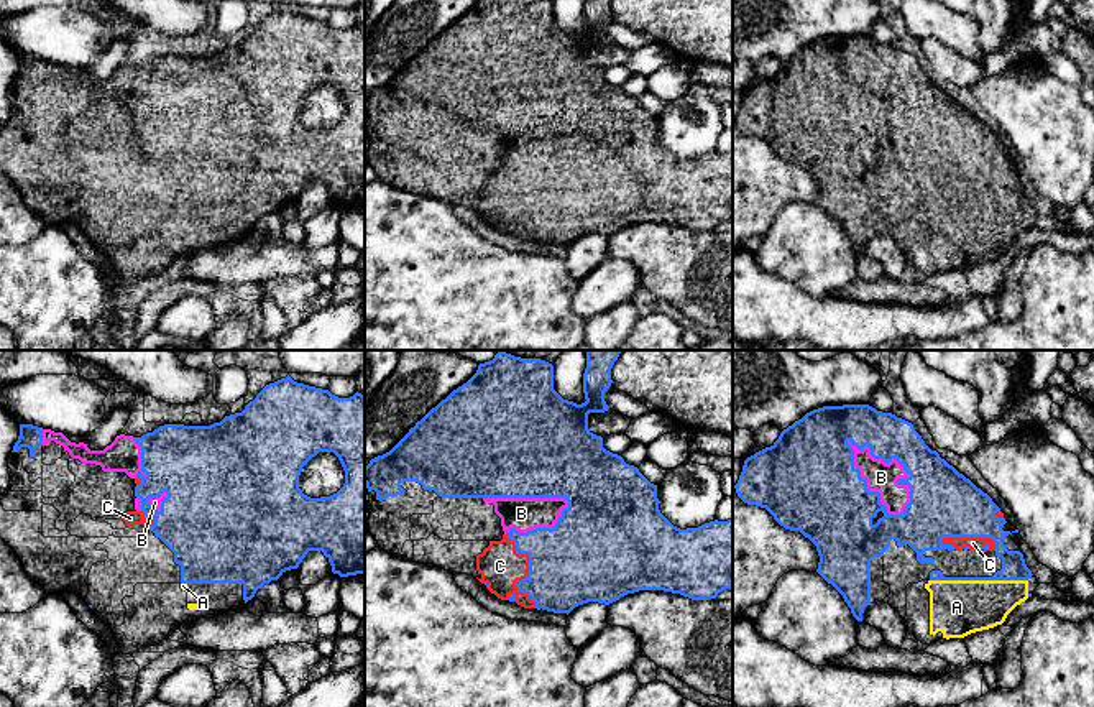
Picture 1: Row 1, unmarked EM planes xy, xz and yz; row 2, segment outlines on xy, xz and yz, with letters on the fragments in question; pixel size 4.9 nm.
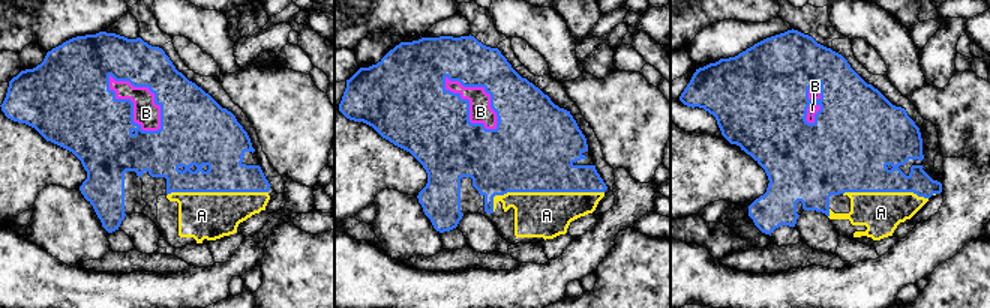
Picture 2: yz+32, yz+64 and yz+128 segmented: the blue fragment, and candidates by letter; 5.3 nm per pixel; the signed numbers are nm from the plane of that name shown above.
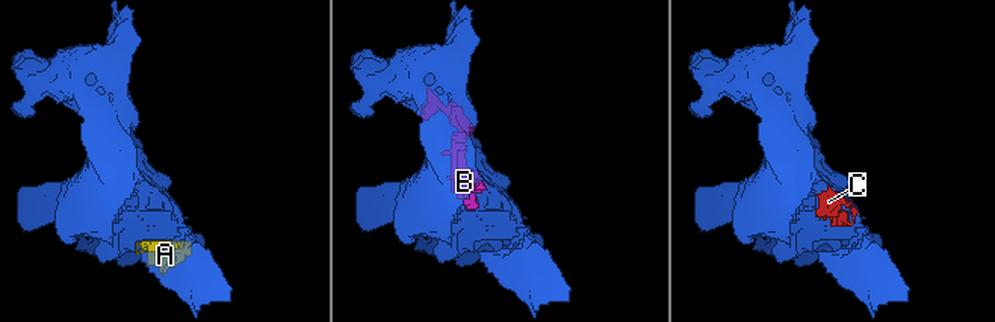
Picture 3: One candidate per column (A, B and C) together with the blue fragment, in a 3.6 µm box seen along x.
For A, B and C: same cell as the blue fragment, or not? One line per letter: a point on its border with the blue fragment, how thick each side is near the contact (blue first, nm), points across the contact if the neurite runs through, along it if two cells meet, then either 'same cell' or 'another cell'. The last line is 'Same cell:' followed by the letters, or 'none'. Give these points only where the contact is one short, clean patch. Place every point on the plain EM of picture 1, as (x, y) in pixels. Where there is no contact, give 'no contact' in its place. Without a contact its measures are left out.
A: meets blue in yz at (979, 211); 120 nm thick on the blue side, 280 nm on the other; same cell
B: meets blue in yz at (866, 119); 440 nm thick on the blue side, 150 nm on the other; same cell
C: meets blue in xz at (529, 203); 420 nm thick on the blue side, 200 nm on the other; same cell
Same cell: A, B, C

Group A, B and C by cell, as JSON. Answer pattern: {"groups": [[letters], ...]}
{"groups": [["A", "B", "C"]]}

